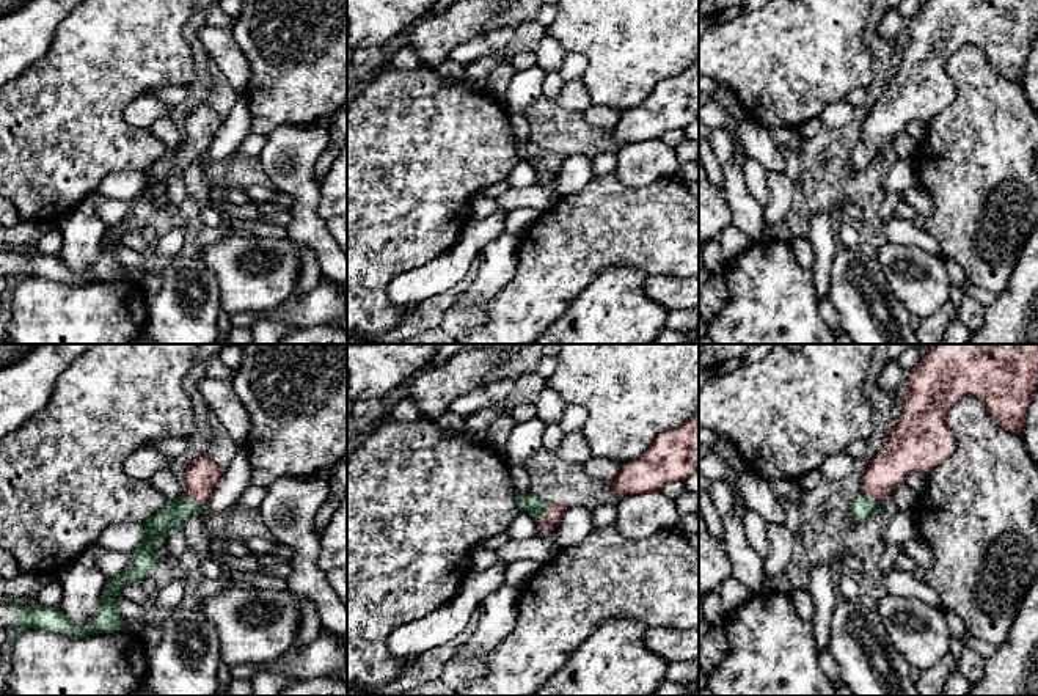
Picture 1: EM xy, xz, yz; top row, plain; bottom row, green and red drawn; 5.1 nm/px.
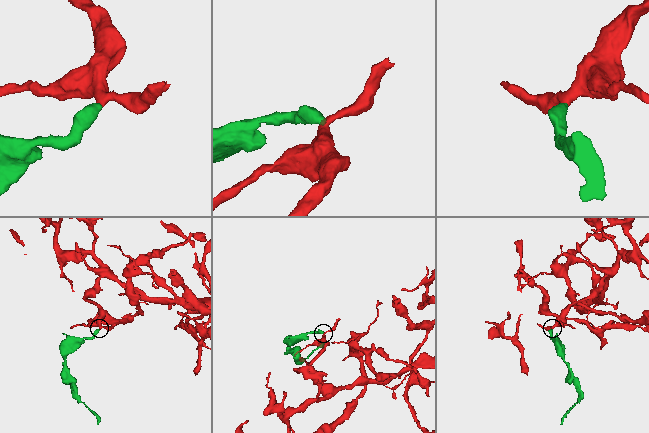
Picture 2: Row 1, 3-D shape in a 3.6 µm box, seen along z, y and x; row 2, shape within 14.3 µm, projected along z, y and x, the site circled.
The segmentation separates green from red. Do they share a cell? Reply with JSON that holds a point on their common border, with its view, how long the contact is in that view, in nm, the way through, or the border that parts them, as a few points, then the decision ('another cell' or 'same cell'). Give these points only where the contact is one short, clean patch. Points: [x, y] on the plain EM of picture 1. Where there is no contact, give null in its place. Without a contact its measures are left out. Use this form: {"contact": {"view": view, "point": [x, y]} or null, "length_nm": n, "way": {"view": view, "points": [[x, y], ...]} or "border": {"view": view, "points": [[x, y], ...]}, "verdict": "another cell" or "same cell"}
{"contact": {"view": "xy", "point": [193, 146]}, "length_nm": 140, "way": {"view": "xy", "points": [[175, 162], [193, 146], [203, 123]]}, "verdict": "same cell"}

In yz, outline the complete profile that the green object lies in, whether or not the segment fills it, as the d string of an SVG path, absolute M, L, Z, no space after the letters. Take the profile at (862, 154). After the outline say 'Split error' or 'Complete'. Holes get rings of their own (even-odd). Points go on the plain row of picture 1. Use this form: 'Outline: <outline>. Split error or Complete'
Outline: M925 0L908 20L903 53L884 96L868 112L861 140L853 148L846 174L864 171L886 148L884 141L919 119L930 123L955 101L947 60L963 46L980 47L992 69L1008 80L1022 80L1027 57L1038 36L1038 0Z. Split error

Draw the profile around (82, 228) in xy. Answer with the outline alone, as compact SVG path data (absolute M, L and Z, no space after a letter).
M90 200L79 203L58 225L63 234L61 261L79 277L85 277L99 256L108 226Z

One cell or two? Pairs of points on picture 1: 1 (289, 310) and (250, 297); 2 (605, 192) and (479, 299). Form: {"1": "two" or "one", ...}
{"1": "two", "2": "two"}

